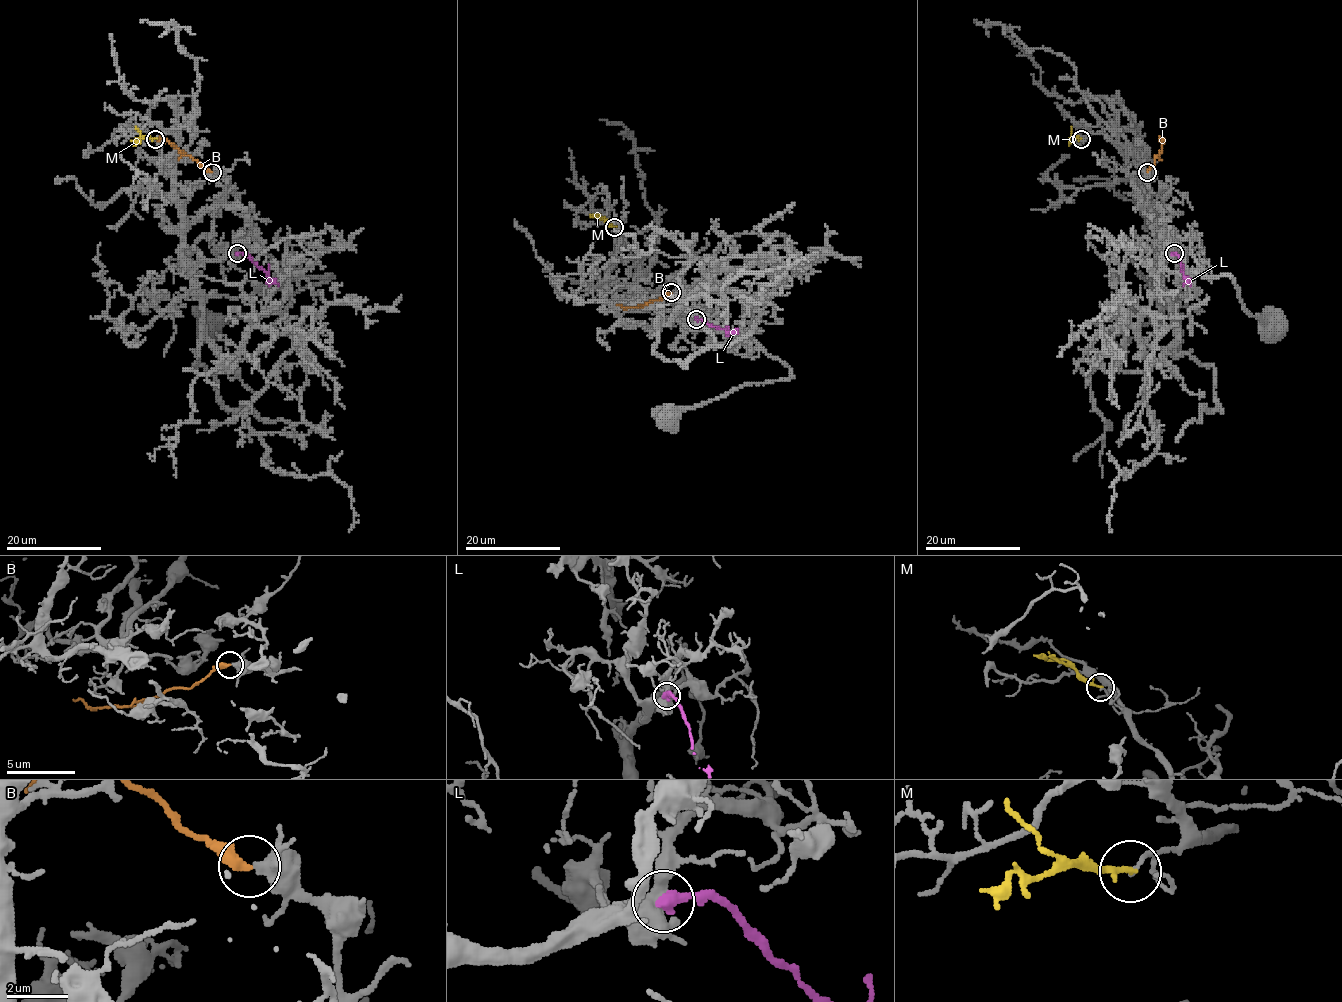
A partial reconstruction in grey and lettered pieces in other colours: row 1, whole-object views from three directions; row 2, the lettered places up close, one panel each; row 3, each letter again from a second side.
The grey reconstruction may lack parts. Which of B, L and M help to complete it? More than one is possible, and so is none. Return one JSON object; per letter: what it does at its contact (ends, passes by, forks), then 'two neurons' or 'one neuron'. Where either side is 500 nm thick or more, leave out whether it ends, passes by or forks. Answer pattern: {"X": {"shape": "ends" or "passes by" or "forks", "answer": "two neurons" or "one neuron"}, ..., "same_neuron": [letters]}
{"B": {"shape": "ends", "answer": "two neurons"}, "L": {"answer": "two neurons"}, "M": {"shape": "ends", "answer": "two neurons"}, "same_neuron": []}

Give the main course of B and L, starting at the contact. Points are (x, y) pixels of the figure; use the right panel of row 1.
B: (1147, 172), (1161, 150), (1162, 140), (1158, 140)
L: (1174, 253), (1182, 266), (1186, 281), (1182, 285)

